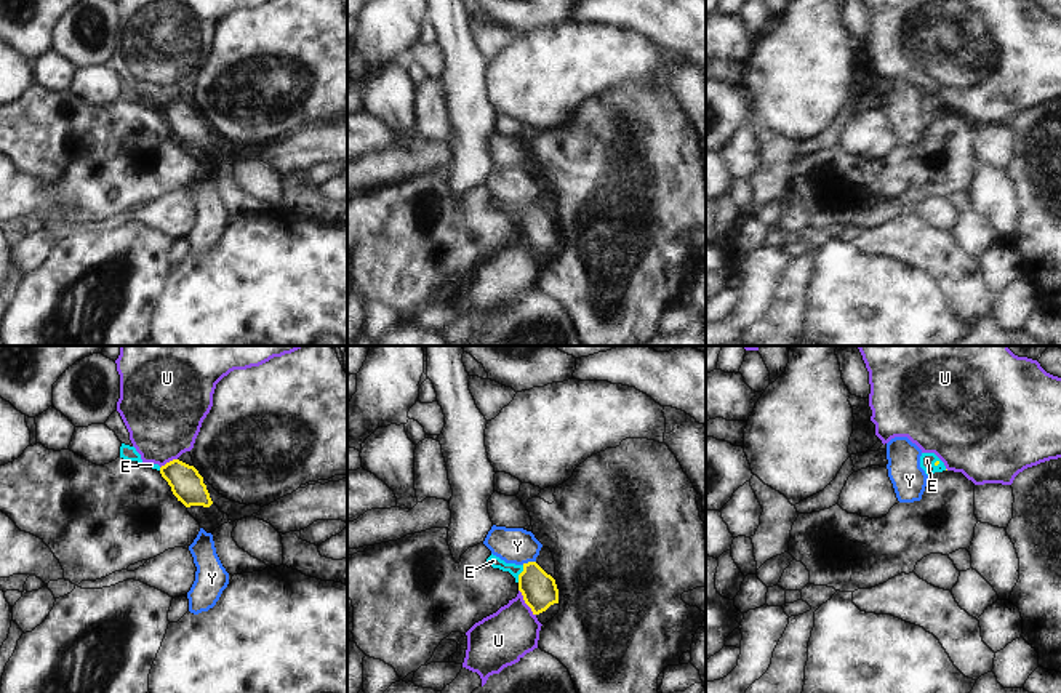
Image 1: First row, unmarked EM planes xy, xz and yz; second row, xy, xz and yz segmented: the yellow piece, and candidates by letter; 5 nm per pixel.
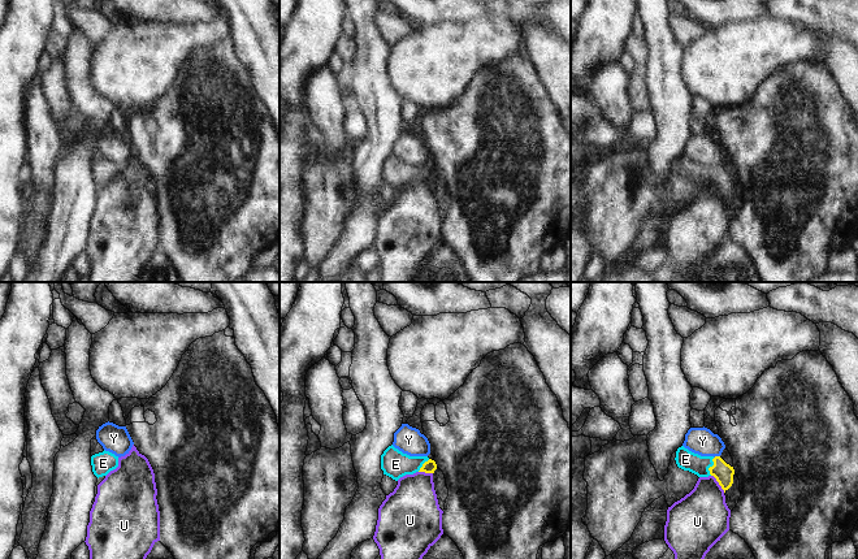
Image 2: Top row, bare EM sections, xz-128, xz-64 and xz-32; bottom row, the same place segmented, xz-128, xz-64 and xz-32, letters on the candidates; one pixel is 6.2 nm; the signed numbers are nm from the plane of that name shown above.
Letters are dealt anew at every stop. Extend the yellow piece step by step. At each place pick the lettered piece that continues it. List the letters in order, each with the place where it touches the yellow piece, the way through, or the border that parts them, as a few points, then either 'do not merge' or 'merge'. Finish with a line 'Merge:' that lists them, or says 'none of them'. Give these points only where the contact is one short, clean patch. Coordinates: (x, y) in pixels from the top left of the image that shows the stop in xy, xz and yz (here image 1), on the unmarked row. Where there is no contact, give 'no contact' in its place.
E: meets yellow in xz at (520, 215); runs through xz (540, 232), (520, 215), (493, 202); merge
U: meets yellow in xz at (525, 244); border along xz (519, 231), (524, 244), (535, 256); do not merge
Y: meets yellow in xz at (528, 204); border along xz (535, 202), (522, 205); do not merge
Merge: E

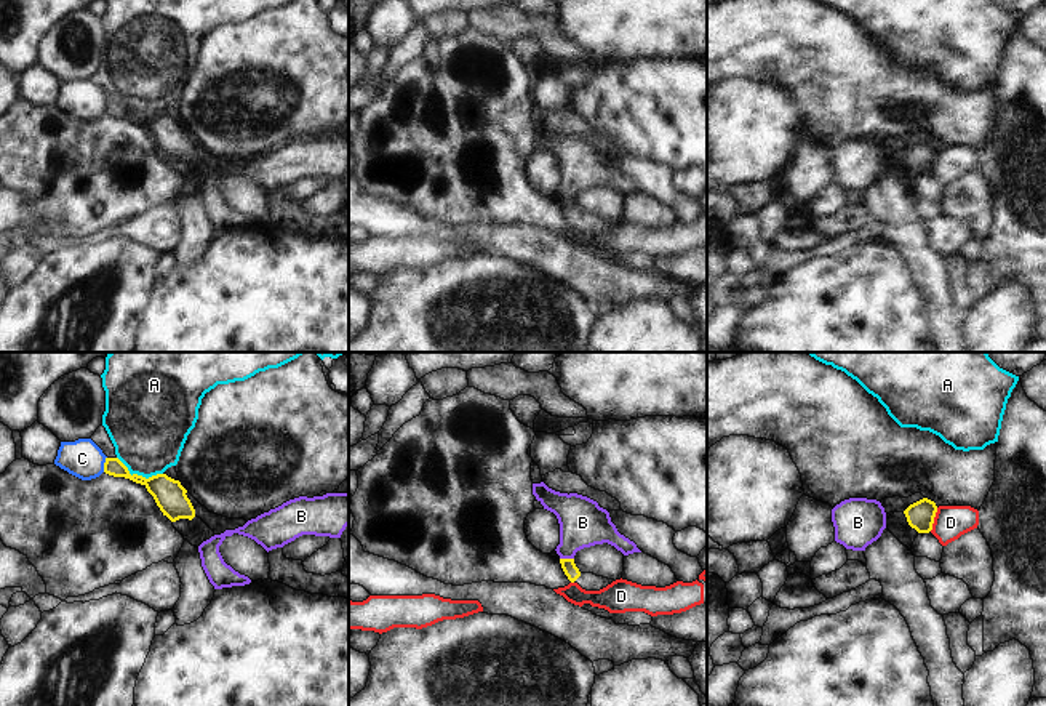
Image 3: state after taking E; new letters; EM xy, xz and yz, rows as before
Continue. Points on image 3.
A: meets yellow in xy at (136, 116); border along xy (117, 98), (131, 116), (146, 119), (162, 116); do not merge
B: meets yellow in xz at (566, 200); border along xz (560, 199), (573, 200); do not merge
C: meets yellow in xy at (104, 106); border along xy (106, 98), (103, 112); do not merge
D: meets yellow in yz at (933, 160); border along yz (938, 149), (930, 172); do not merge
Merge: none of them

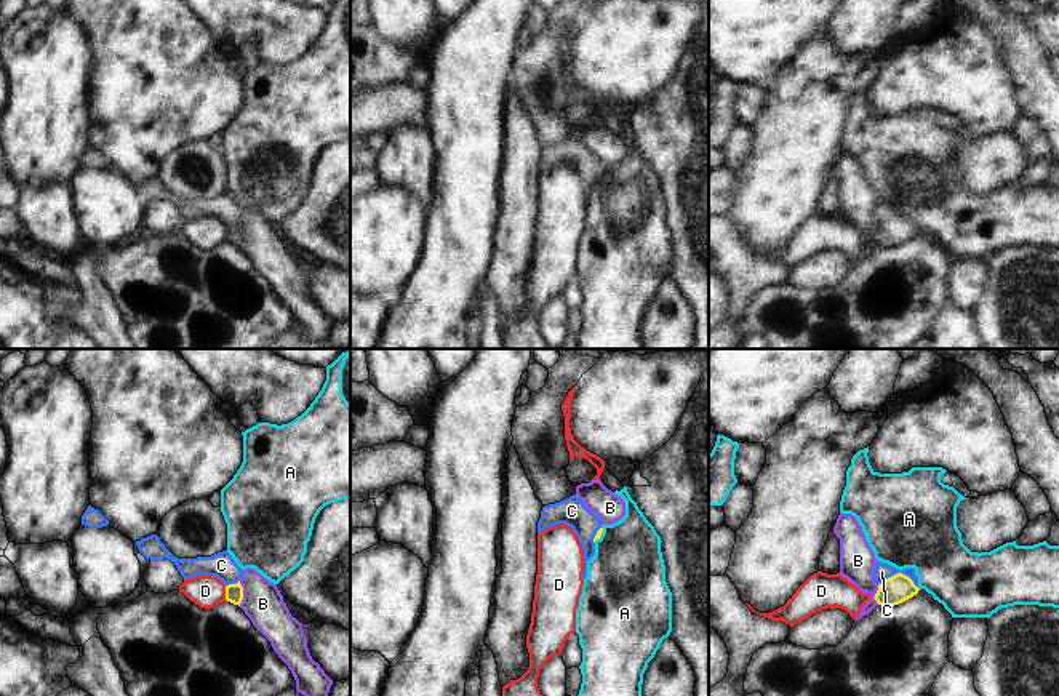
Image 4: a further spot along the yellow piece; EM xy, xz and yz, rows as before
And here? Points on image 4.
A: meets yellow in xz at (600, 176); border along xz (602, 168), (602, 175), (594, 183); do not merge
B: meets yellow in xy at (242, 236); border along xy (239, 223), (242, 229), (240, 247); do not merge
C: meets yellow in yz at (899, 215); runs through yz (899, 229), (899, 215), (882, 213); merge
D: meets yellow in xy at (226, 236); border along xy (224, 228), (224, 239), (227, 242); do not merge
Merge: C

